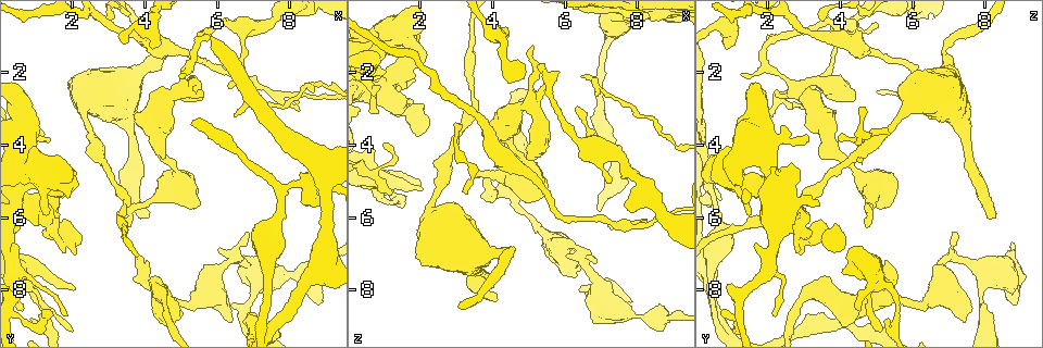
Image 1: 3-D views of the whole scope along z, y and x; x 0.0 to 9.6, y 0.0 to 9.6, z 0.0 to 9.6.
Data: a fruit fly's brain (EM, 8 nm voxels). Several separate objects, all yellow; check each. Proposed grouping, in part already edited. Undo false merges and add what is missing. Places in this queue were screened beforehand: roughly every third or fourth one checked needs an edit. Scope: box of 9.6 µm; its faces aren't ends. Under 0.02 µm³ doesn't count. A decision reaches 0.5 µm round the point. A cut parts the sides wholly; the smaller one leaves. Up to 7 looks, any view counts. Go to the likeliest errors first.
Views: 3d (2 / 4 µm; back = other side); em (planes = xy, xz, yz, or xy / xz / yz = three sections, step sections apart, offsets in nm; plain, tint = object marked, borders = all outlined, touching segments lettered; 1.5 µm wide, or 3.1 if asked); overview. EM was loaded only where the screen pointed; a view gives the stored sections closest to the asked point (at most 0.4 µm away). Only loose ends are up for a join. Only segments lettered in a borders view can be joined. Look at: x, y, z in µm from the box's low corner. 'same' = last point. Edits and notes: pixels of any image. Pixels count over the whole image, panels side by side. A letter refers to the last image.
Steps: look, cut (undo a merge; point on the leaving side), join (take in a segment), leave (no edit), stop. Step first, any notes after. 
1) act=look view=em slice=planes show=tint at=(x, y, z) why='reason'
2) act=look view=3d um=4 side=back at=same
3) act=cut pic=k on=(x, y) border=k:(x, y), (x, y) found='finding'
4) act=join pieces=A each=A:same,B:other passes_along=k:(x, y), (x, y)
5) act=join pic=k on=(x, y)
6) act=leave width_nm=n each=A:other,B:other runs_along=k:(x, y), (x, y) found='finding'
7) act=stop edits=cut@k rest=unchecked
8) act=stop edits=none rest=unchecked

act=look view=3d um=2 side=back at=(5.00, 2.70, 4.45) why='thick end'

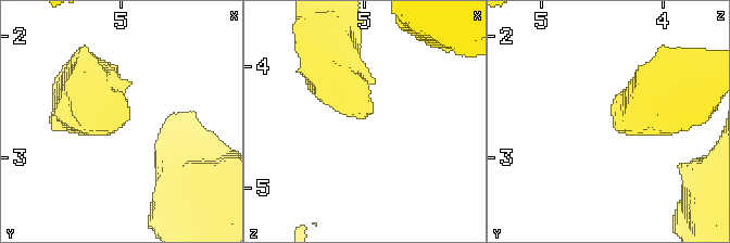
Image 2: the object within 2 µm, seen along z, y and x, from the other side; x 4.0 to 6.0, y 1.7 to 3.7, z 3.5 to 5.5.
act=look view=em slice=planes show=borders at=(4.98, 2.66, 4.40) why='need the tissue'

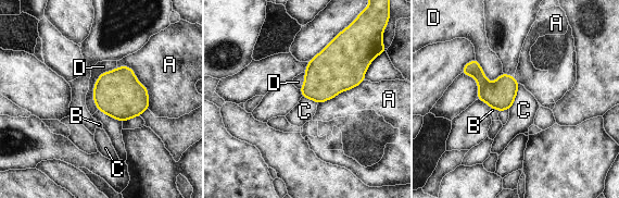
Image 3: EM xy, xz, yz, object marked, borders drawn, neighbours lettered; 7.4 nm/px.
act=leave each=A:other,B:other,C:other,D:other border=3:(518, 84), (516, 97), (508, 109) found='no lettered segment goes on from it'

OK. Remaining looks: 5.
act=look view=3d um=2 at=(6.85, 6.45, 7.20) why='an open end'

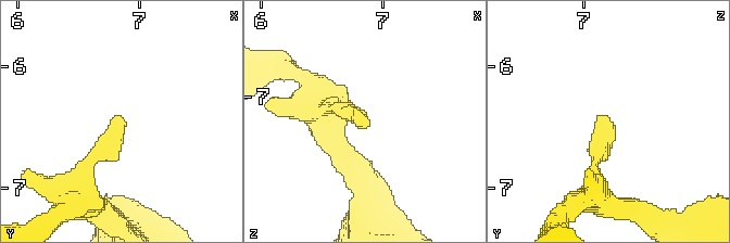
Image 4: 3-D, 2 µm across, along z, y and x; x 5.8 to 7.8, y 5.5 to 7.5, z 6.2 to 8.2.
act=look view=em slice=xy step=8 show=tint at=(6.82, 6.40, 7.12) why='now the EM'

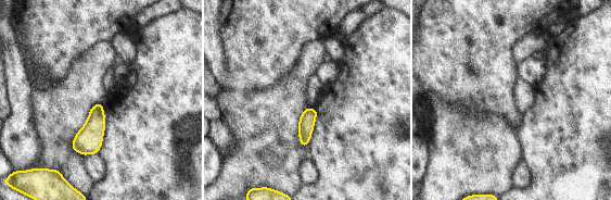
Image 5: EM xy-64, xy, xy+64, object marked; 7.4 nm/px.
act=look view=em slice=planes show=borders at=same why='cut it another way'

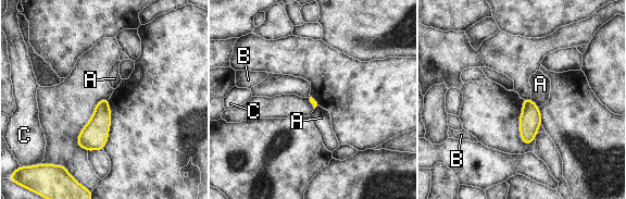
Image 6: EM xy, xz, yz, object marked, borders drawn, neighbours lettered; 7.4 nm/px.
act=leave each=A:other,B:other,C:other found='none of them fits'

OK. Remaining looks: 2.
act=stop edits=none rest=unchecked

